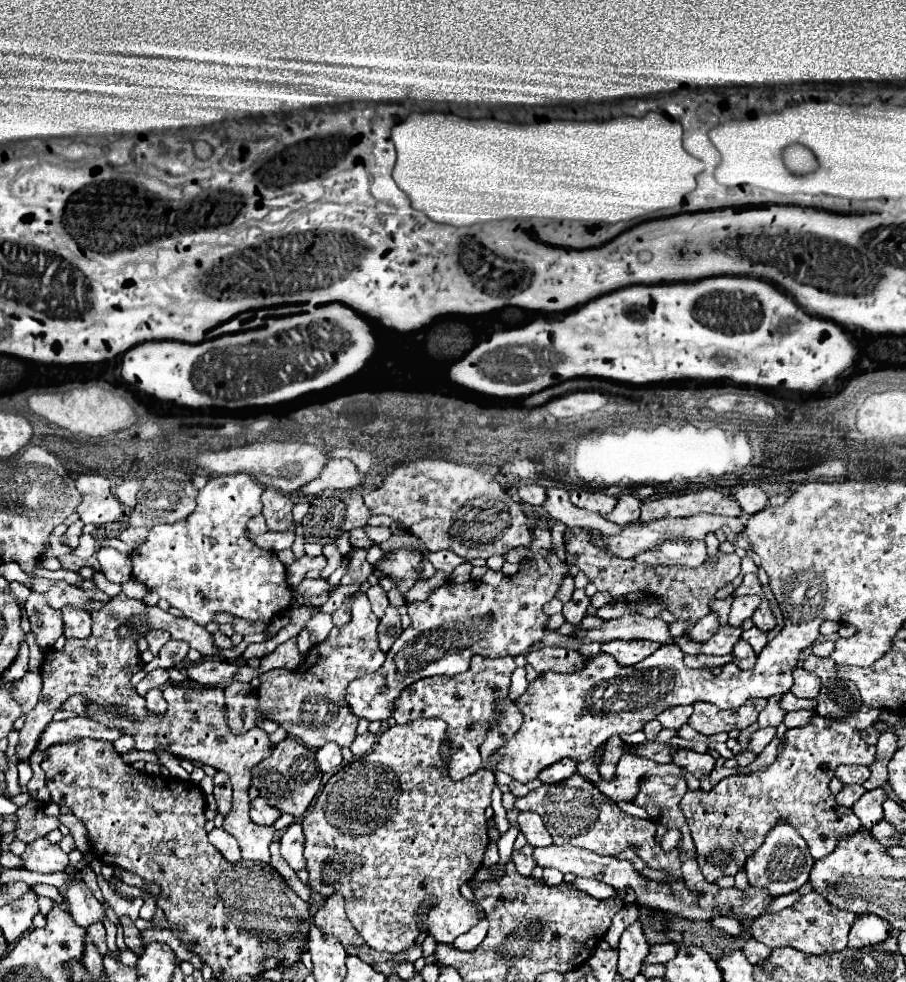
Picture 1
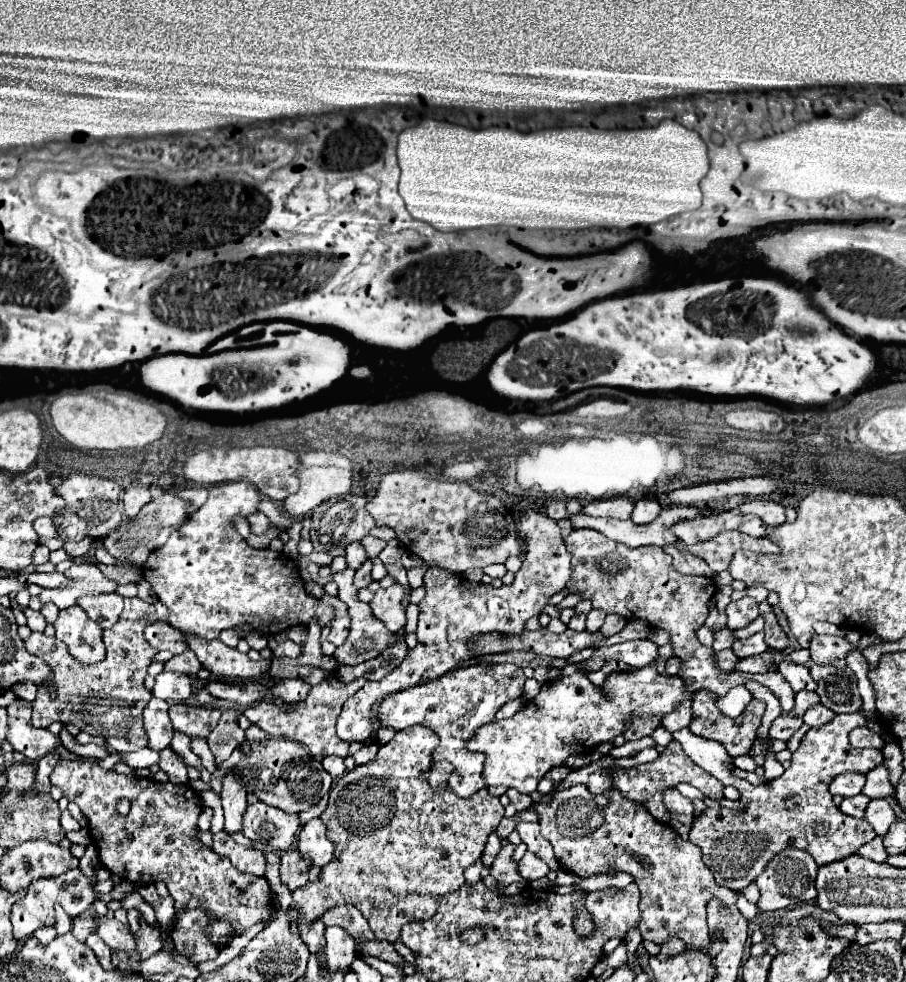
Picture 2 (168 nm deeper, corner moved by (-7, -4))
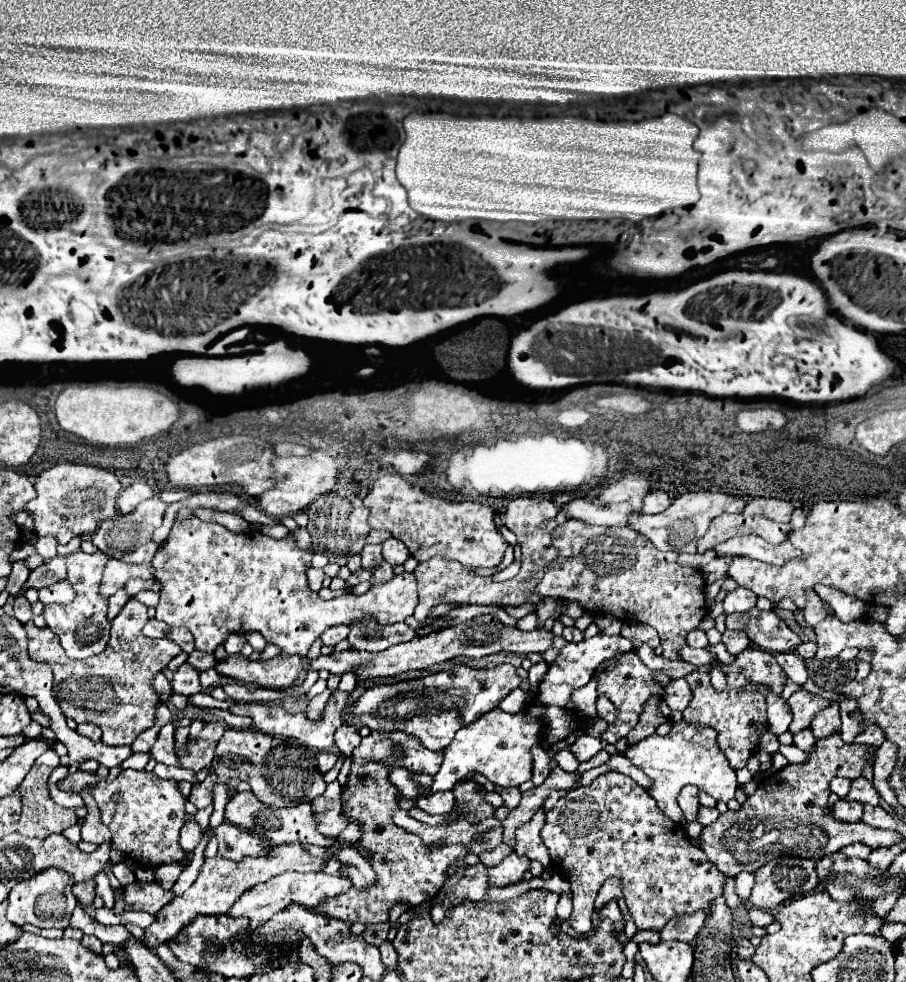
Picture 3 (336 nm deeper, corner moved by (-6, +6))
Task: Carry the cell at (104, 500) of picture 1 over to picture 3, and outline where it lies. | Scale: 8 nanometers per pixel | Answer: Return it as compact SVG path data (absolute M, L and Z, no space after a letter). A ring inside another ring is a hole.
M61 463L61 465L55 465L51 469L43 471L37 477L35 491L37 491L37 497L33 501L29 501L29 505L25 507L25 511L33 513L33 517L35 517L35 533L39 537L41 535L53 535L59 543L67 543L69 539L73 539L77 535L89 535L89 533L97 531L97 527L105 519L111 519L115 515L117 495L121 491L121 483L107 469L93 467L93 465L81 465L81 463Z

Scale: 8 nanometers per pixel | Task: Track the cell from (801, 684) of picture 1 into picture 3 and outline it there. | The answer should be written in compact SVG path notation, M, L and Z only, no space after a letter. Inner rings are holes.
M777 653L775 659L777 659L777 663L781 665L781 669L787 673L787 677L793 683L803 685L807 681L809 669L805 667L805 661L797 653Z

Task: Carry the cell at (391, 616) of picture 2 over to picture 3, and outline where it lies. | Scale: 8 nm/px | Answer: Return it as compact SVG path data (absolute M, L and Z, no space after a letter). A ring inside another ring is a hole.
M197 517L183 519L183 521L179 521L179 523L173 525L173 529L171 529L171 533L169 533L169 539L157 549L155 559L153 559L153 563L151 563L153 569L155 569L155 579L161 583L161 601L159 601L159 605L157 605L157 615L155 615L155 619L157 619L157 621L165 621L167 625L175 625L175 627L187 627L187 629L193 633L193 637L195 637L195 647L201 649L201 651L205 651L205 653L213 653L217 645L225 643L225 639L227 639L229 633L259 631L267 641L279 645L279 647L283 649L281 655L293 655L293 653L297 653L297 655L307 655L307 653L309 653L309 647L313 645L313 641L315 641L327 627L341 625L341 623L349 625L351 621L361 619L361 617L365 617L365 615L373 615L381 625L391 625L391 623L397 623L397 621L405 621L409 615L413 615L415 605L417 605L417 581L413 579L413 573L407 573L407 571L405 571L405 573L401 573L401 575L393 575L389 581L373 585L373 587L371 587L367 593L363 593L363 595L345 593L345 595L341 595L341 597L335 597L335 599L329 599L329 601L327 601L327 599L321 599L319 593L315 593L315 591L309 589L309 583L307 583L307 577L305 577L305 569L311 565L311 557L313 557L313 555L301 551L291 537L271 539L271 537L267 537L267 535L263 535L263 533L233 533L233 531L225 529L223 525L219 525L219 523L205 523L205 521L197 519Z

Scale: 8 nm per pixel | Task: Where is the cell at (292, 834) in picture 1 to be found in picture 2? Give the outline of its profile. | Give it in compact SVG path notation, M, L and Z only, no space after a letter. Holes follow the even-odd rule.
M312 819L300 829L296 849L318 867L324 867L332 859L334 843L326 837L326 825L322 819Z

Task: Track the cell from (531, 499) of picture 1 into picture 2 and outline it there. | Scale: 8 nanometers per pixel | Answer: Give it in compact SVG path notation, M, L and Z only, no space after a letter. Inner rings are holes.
M550 501L550 503L546 505L546 513L548 513L552 519L556 519L556 521L560 521L560 519L570 519L570 515L566 513L566 501Z

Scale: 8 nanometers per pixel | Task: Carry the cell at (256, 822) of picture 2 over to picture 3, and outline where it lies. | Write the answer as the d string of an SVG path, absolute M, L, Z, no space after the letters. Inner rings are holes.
M241 791L235 797L227 801L225 817L229 823L241 827L243 831L253 831L255 835L261 835L271 845L283 845L283 843L311 843L311 845L331 845L333 839L323 837L313 823L313 811L309 803L299 803L295 807L265 807L251 791Z

